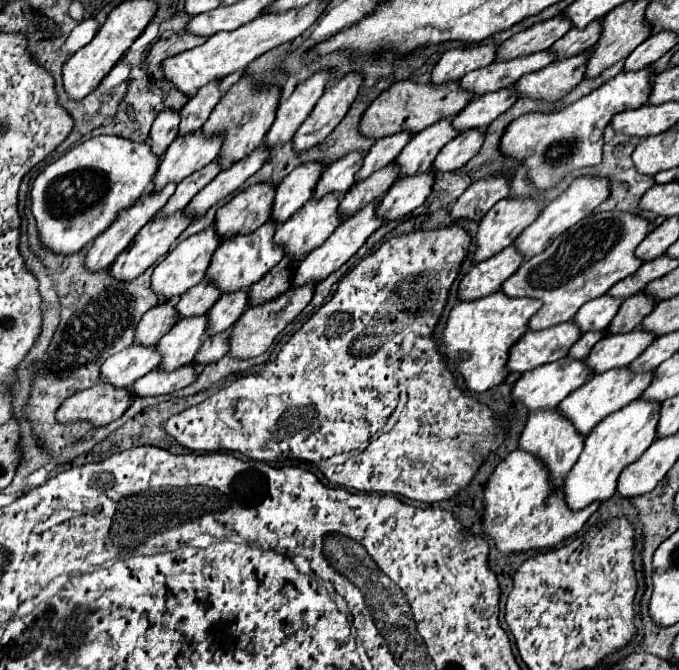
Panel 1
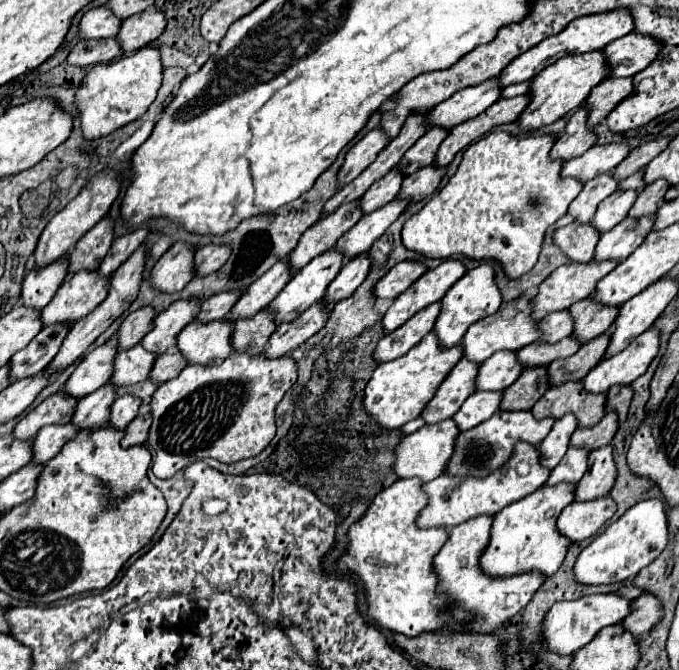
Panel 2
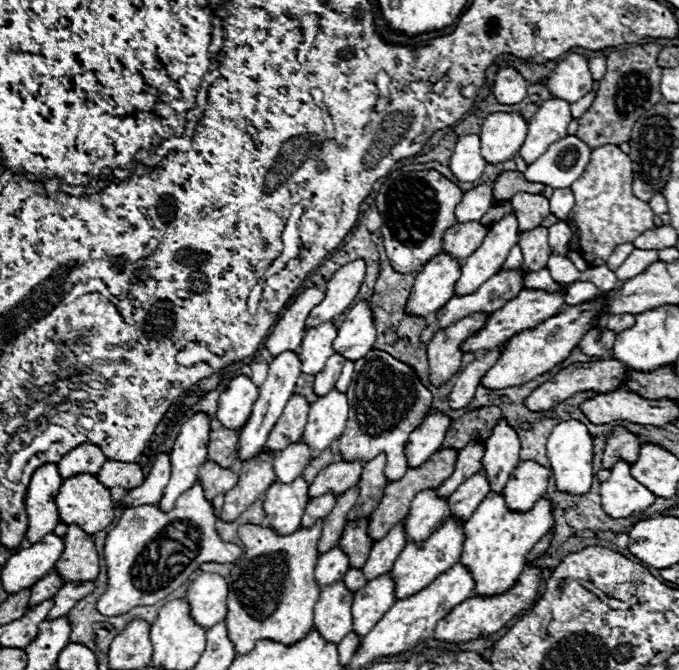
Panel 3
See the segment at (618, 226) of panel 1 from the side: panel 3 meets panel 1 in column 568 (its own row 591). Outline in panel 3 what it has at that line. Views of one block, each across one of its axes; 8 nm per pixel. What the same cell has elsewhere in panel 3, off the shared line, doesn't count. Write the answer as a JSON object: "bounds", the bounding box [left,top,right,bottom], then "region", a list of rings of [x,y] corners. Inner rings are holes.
{"bounds":[224,520,322,654],"region":[[[322,520],[308,530],[298,530],[288,536],[276,536],[272,528],[254,524],[238,528],[246,558],[240,560],[240,564],[234,564],[238,574],[226,578],[228,612],[224,618],[236,654],[248,654],[258,640],[274,640],[292,646],[312,630],[314,604],[320,596],[320,588],[314,582],[320,532]]]}

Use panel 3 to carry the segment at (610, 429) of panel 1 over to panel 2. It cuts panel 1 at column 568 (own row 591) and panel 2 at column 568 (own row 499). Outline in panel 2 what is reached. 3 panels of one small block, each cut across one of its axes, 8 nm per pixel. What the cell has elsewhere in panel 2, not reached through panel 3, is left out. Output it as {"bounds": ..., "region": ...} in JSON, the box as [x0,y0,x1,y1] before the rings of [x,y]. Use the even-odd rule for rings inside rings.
{"bounds":[478,484,574,578],"region":[[[558,484],[558,486],[542,486],[530,496],[506,506],[498,514],[494,514],[490,528],[490,542],[484,548],[478,564],[480,570],[490,578],[504,578],[516,574],[538,572],[542,576],[550,576],[562,564],[570,540],[564,538],[556,530],[556,518],[574,500],[574,486]]]}

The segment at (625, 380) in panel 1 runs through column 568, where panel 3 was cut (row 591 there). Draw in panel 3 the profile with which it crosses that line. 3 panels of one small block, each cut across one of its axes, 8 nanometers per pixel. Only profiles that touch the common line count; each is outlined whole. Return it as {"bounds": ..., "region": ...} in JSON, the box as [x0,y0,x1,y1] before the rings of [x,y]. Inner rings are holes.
{"bounds":[390,520,464,600],"region":[[[446,520],[444,526],[440,526],[424,542],[418,542],[418,544],[408,542],[406,548],[402,550],[402,556],[398,556],[398,562],[394,562],[394,568],[390,570],[390,576],[394,578],[396,600],[418,594],[422,588],[430,586],[442,572],[452,568],[458,562],[458,556],[462,552],[462,542],[464,542],[462,524],[456,524],[454,520]]]}

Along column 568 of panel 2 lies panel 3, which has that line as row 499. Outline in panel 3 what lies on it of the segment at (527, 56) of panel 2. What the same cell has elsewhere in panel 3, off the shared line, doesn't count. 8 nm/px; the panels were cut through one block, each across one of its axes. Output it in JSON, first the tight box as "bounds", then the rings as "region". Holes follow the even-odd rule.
{"bounds":[24,464,62,544],"region":[[[46,464],[40,466],[28,484],[28,490],[24,494],[24,506],[28,514],[28,530],[26,530],[26,540],[30,544],[36,544],[42,536],[50,534],[58,520],[58,510],[56,510],[56,494],[62,484],[62,478],[58,476],[56,464]]]}

